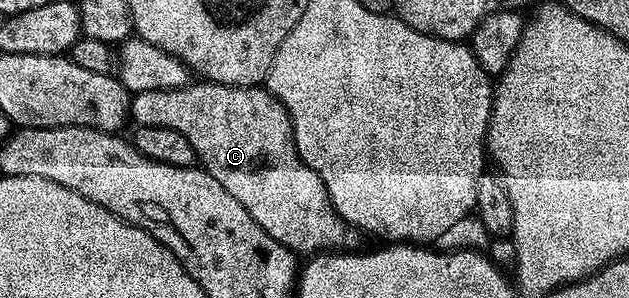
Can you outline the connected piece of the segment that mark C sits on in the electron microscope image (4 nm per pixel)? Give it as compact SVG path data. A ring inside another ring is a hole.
M189 81L179 88L155 88L132 96L129 114L137 127L170 127L175 133L183 133L191 141L196 162L204 171L264 229L275 241L291 252L312 257L318 253L333 253L349 239L351 228L333 210L325 186L307 164L297 156L293 144L293 123L285 106L273 96L273 92L261 85L229 87L225 83Z

